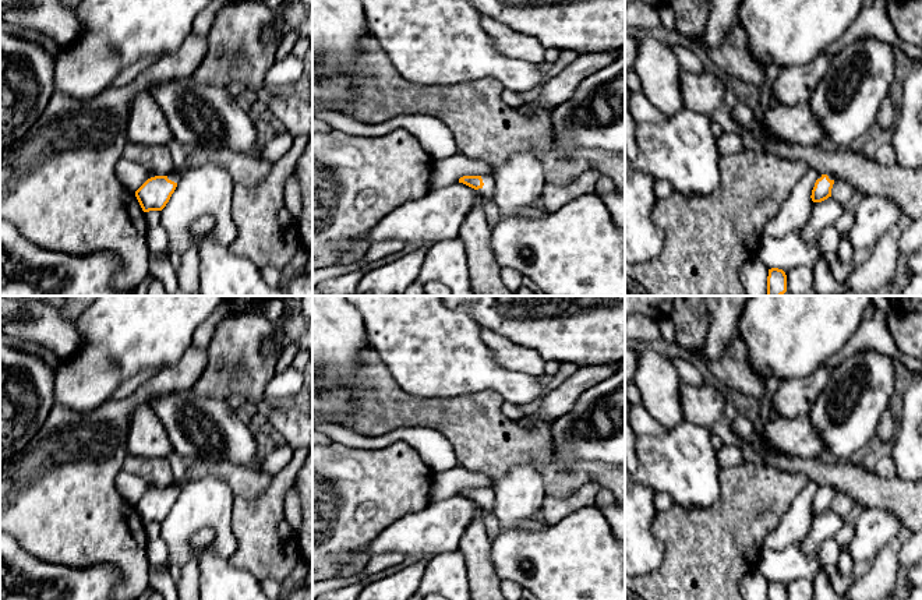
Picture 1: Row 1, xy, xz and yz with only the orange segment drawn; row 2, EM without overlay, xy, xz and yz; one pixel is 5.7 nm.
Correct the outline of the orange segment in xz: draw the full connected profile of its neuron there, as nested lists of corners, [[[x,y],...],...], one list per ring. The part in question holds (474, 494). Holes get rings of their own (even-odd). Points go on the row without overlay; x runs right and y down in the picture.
[[[491,487],[485,488],[463,488],[459,491],[459,495],[463,495],[474,501],[480,508],[494,512],[495,497]]]

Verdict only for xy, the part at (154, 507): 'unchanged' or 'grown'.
grown

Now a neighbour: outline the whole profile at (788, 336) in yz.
[[[749,296],[738,328],[750,368],[764,381],[812,375],[845,346],[870,304],[870,296]]]

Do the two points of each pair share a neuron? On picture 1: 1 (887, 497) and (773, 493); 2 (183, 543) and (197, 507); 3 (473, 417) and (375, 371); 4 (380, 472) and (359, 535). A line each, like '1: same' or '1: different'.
1: different
2: same
3: same
4: same

